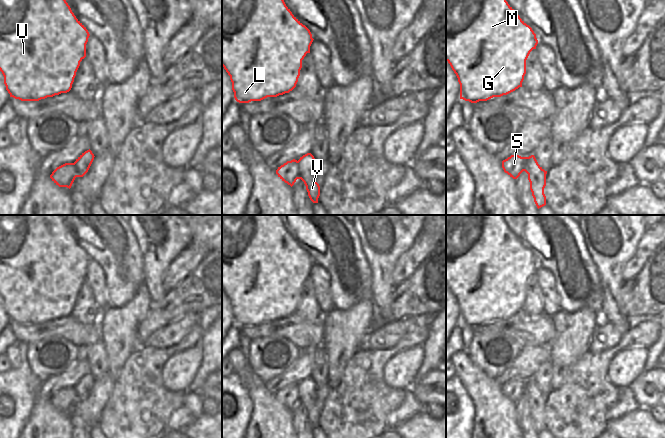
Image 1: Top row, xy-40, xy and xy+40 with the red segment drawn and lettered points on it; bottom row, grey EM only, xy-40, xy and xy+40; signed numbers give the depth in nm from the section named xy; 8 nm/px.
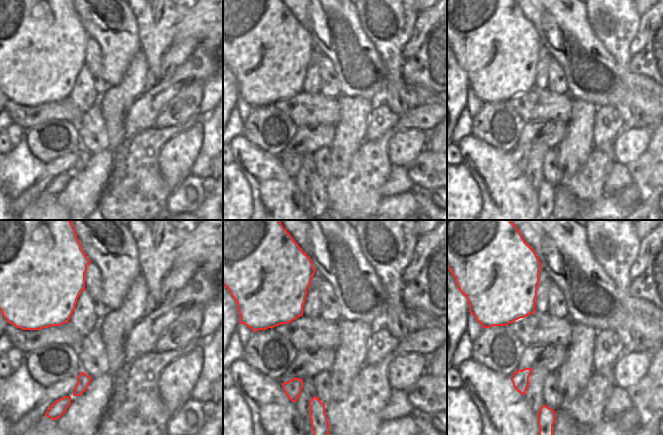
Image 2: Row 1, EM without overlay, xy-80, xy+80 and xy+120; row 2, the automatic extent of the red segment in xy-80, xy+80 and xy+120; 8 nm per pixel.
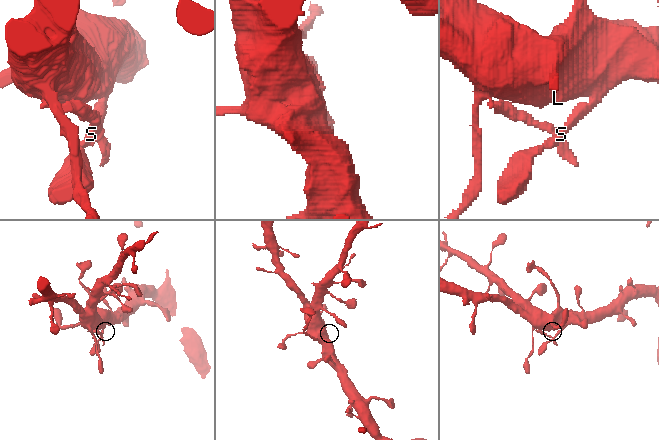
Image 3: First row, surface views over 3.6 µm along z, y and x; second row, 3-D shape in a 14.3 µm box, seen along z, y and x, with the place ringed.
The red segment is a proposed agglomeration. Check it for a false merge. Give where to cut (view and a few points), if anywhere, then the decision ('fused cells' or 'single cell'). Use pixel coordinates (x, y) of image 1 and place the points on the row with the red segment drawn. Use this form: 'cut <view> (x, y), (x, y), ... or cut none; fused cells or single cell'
cut xy (297, 161), (300, 178); fused cells

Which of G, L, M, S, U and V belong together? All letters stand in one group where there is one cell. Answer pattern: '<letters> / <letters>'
G L M S U / V

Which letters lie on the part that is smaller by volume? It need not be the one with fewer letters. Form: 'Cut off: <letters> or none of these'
Cut off: V

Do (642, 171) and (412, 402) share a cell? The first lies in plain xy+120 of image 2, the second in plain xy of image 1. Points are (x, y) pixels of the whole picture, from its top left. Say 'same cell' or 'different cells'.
different cells

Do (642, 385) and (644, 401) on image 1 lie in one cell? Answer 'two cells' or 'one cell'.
one cell

